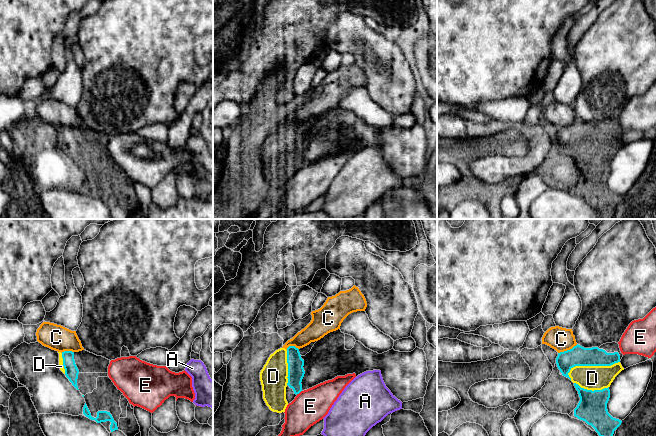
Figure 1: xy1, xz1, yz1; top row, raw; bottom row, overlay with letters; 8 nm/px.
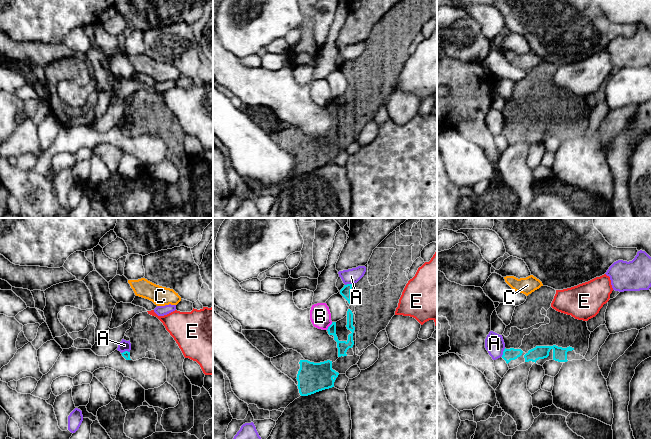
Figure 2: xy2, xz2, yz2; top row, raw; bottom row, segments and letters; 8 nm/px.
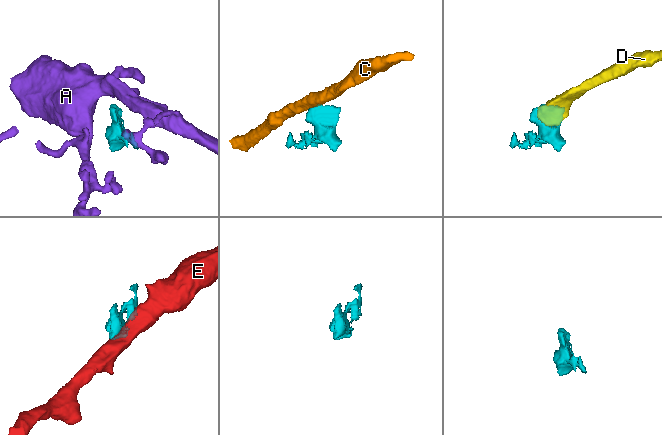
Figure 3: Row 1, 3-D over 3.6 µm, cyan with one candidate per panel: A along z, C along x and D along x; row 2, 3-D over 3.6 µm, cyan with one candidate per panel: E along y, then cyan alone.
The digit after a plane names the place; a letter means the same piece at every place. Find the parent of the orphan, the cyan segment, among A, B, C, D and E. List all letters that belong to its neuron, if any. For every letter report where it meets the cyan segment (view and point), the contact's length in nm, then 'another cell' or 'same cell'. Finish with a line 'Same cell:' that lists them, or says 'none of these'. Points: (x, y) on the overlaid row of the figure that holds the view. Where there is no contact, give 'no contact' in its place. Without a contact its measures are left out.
A: xz2 (349, 284) | 70 nm | another cell
B: xz2 (329, 326) | 80 nm | another cell
C: yz1 (567, 350) | 180 nm | another cell
D: yz1 (592, 365) | 440 nm | same cell
E: xz1 (298, 393) | 60 nm | another cell
Same cell: D

